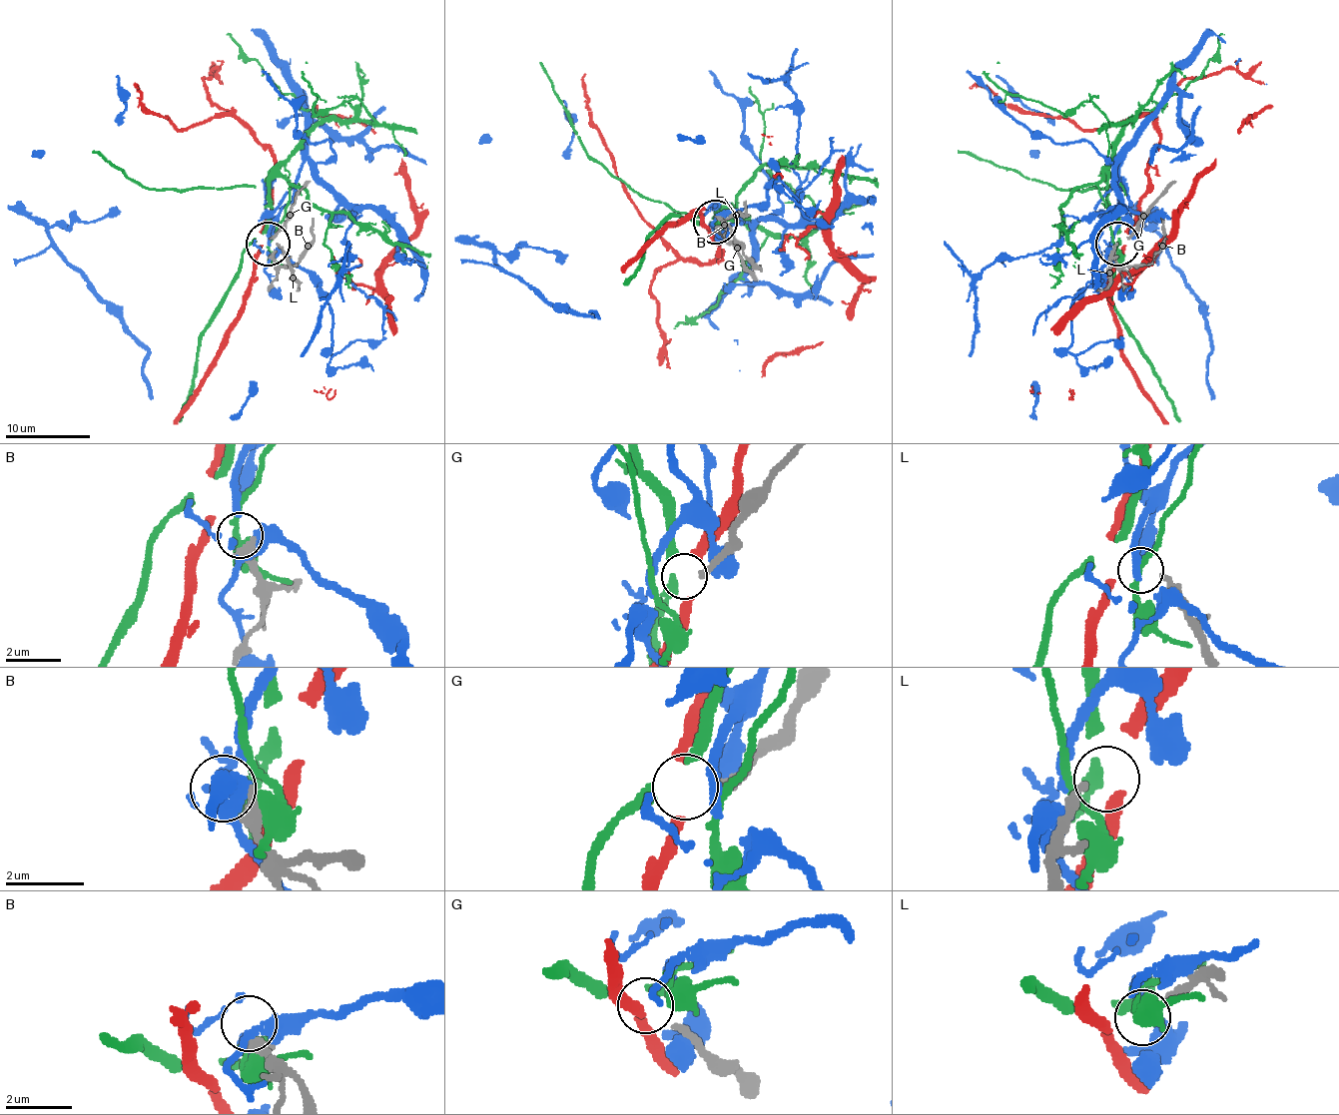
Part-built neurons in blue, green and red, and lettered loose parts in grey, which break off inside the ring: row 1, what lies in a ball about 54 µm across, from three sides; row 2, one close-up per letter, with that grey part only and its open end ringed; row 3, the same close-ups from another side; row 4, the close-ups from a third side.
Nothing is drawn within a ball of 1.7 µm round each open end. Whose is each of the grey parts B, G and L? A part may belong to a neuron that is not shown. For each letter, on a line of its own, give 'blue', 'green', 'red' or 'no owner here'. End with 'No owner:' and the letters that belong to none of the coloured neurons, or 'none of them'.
B: no owner here
G: no owner here
L: no owner here
No owner: B, G, L

